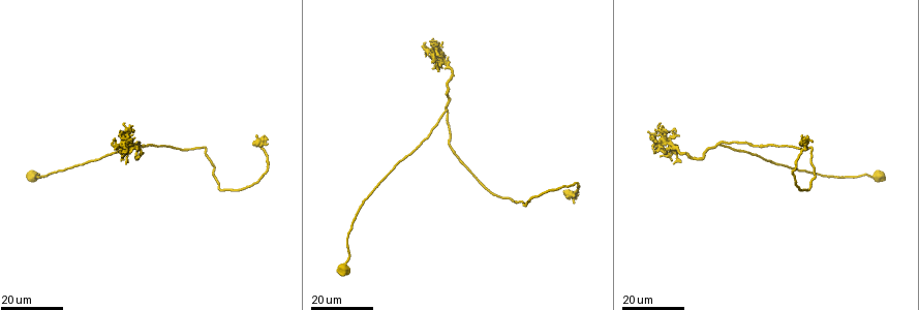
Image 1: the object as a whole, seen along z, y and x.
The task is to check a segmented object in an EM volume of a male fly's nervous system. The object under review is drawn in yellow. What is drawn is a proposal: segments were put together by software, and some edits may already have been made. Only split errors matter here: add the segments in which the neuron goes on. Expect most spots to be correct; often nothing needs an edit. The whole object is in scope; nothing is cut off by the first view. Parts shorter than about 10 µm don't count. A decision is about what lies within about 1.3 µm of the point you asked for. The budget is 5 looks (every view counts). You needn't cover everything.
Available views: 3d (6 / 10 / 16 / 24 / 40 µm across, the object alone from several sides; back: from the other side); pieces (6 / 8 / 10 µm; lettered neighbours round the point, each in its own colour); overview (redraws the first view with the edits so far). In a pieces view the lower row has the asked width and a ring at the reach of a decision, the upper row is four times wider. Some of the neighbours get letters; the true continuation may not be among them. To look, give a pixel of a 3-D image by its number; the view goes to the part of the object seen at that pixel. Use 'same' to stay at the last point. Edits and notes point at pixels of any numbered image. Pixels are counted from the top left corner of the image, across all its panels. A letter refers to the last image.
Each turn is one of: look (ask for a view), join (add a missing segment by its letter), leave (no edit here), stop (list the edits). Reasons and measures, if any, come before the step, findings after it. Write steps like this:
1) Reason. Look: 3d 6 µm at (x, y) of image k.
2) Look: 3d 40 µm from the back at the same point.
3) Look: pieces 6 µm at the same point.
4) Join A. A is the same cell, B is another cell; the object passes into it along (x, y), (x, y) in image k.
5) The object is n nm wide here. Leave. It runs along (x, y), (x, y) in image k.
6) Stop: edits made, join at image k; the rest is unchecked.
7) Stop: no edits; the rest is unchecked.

End of a long branch. Look: 3d 16 µm at (114, 139) of image 1.

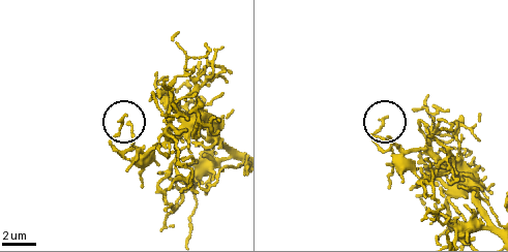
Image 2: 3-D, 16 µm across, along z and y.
Look: pieces 6 µm at (382, 117) of image 2.

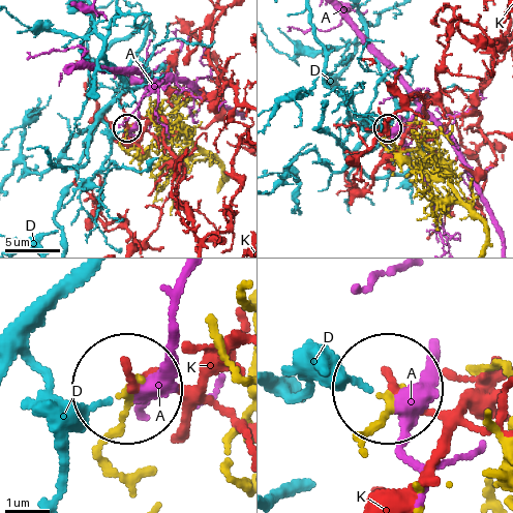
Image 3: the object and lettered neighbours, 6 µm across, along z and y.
Leave. A, D and K are other cells; no lettered segment goes on from it.

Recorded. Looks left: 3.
Look: 3d 24 µm at (132, 132) of image 1.

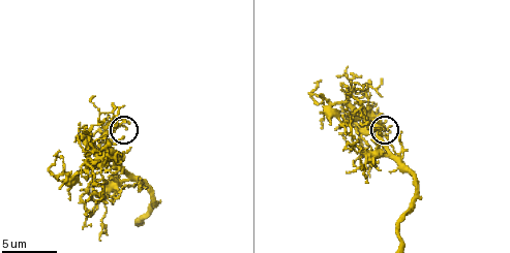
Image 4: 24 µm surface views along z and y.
What lies round it. Look: pieces 8 µm at (127, 120) of image 4.

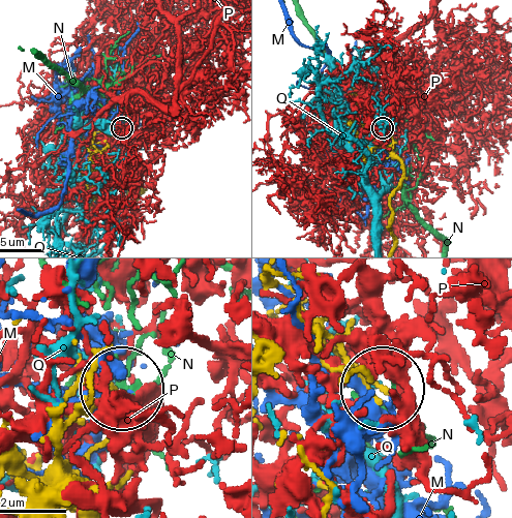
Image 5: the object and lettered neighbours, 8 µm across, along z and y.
Leave. M, N, P and Q are other cells; none of them fits.

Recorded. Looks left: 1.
Stop: no edits; the rest is unchecked.

